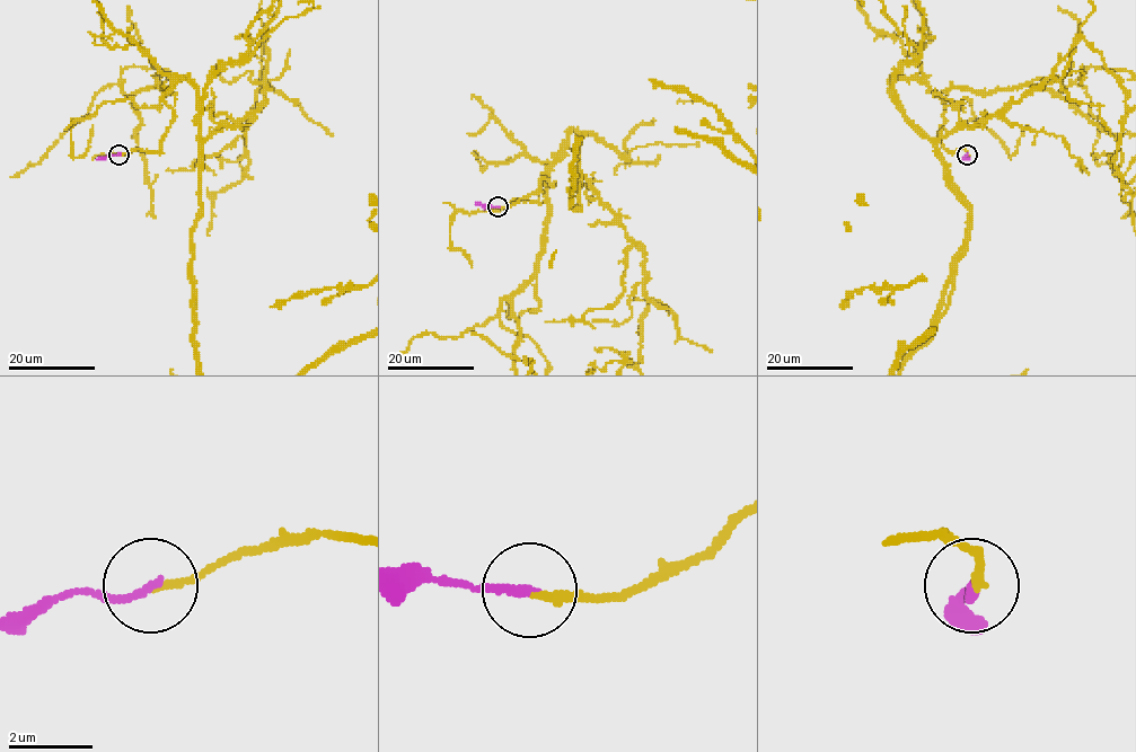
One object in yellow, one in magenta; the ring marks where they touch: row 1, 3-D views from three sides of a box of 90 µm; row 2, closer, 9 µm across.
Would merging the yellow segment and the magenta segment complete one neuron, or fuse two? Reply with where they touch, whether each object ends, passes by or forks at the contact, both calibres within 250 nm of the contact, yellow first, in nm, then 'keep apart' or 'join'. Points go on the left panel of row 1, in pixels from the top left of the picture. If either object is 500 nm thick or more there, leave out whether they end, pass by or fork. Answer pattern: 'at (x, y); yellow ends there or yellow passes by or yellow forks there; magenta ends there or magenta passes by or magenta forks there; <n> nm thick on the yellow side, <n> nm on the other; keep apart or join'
at (119, 155); yellow ends there; magenta ends there; 160 nm thick on the yellow side, 200 nm on the other; join

